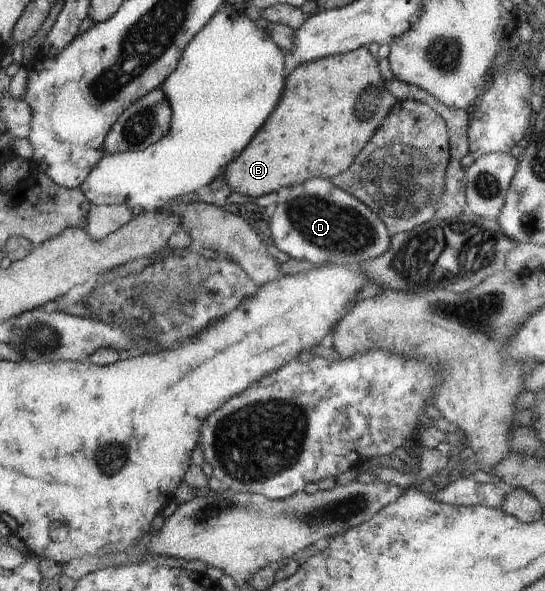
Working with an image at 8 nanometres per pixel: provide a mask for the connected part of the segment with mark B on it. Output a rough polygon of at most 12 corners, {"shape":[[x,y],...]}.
{"shape":[[367,47],[302,64],[222,177],[258,198],[350,168],[399,101]]}

